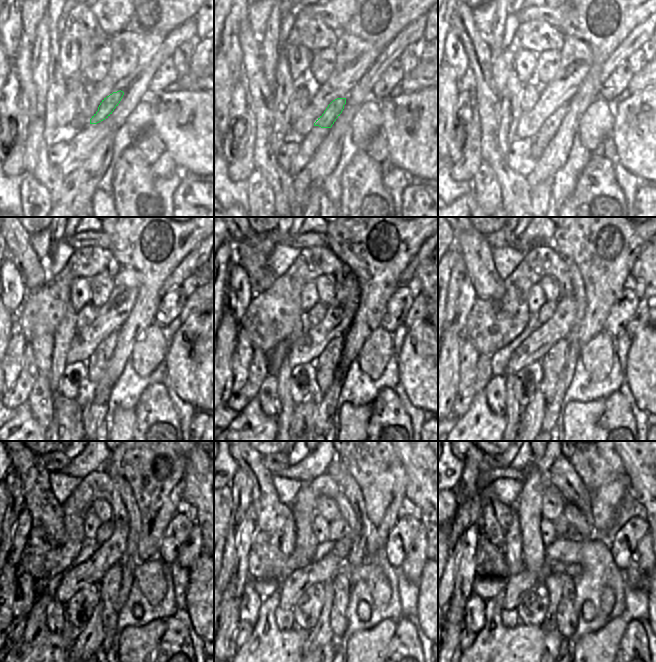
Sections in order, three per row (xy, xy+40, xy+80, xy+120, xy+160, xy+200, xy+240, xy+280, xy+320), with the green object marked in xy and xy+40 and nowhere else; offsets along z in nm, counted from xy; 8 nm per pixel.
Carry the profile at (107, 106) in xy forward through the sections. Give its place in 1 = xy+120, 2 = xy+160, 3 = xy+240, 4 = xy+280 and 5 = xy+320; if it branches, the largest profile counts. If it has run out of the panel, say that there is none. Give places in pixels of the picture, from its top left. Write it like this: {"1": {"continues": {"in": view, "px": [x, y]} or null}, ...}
{"1": {"continues": {"in": "xy+120", "px": [98, 361]}}, "2": {"continues": {"in": "xy+160", "px": [326, 364]}}, "3": {"continues": {"in": "xy+240", "px": [109, 584]}}, "4": {"continues": {"in": "xy+280", "px": [338, 622]}}, "5": {"continues": {"in": "xy+320", "px": [566, 619]}}}

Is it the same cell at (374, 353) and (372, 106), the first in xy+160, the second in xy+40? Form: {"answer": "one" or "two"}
{"answer": "one"}

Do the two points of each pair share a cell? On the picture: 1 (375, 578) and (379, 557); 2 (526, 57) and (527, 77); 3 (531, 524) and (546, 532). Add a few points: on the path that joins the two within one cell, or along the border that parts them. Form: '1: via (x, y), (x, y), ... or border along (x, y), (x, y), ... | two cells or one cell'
1: border along (362, 563), (376, 564), (390, 585) | two cells
2: via (526, 62), (527, 72) | one cell
3: border along (543, 517), (540, 523), (540, 534), (545, 546) | two cells

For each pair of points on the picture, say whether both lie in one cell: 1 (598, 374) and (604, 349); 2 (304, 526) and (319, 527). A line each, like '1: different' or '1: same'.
1: same
2: different

